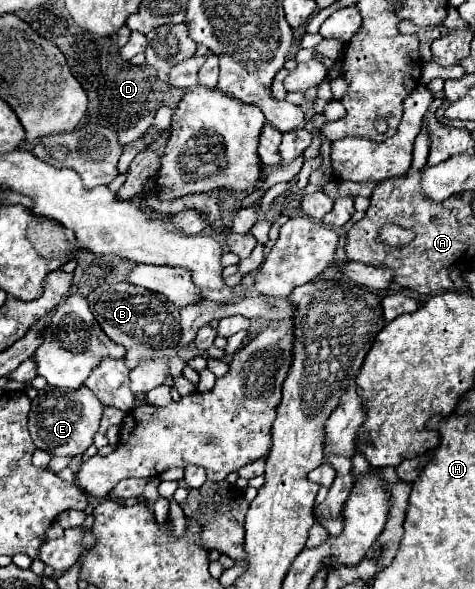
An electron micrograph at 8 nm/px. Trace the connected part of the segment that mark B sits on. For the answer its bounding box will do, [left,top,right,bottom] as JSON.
[87,283,181,369]

